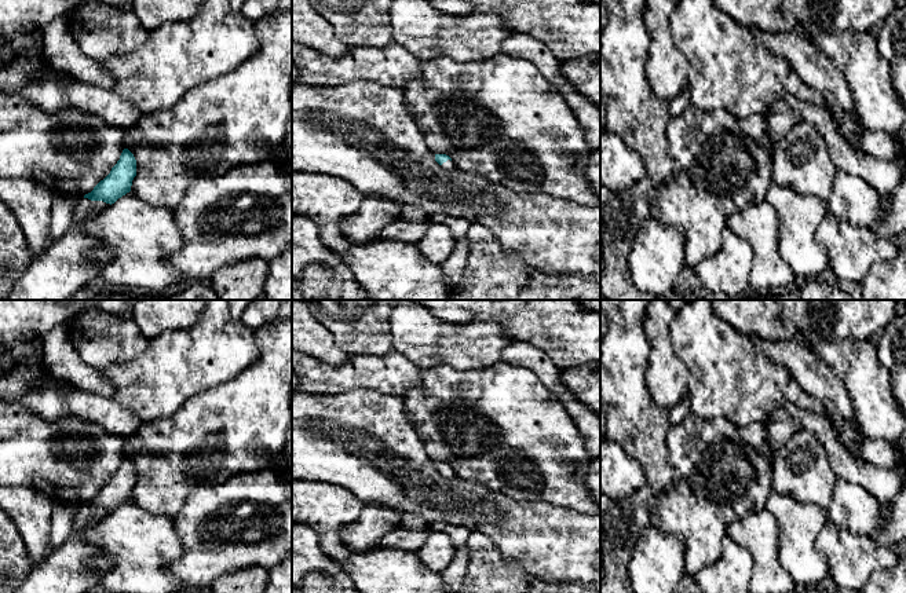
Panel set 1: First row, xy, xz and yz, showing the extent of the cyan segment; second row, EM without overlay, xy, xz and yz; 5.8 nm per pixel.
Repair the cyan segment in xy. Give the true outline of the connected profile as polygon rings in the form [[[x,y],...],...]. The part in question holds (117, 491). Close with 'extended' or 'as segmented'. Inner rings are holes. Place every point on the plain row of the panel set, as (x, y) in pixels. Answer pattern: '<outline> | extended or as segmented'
[[[124,457],[110,482],[101,488],[91,501],[85,502],[84,506],[103,509],[112,513],[131,499],[135,484],[136,468],[128,457]]] | as segmented

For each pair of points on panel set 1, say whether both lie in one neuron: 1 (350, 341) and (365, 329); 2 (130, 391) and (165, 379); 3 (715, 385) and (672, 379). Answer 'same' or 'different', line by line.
1: same
2: same
3: different

